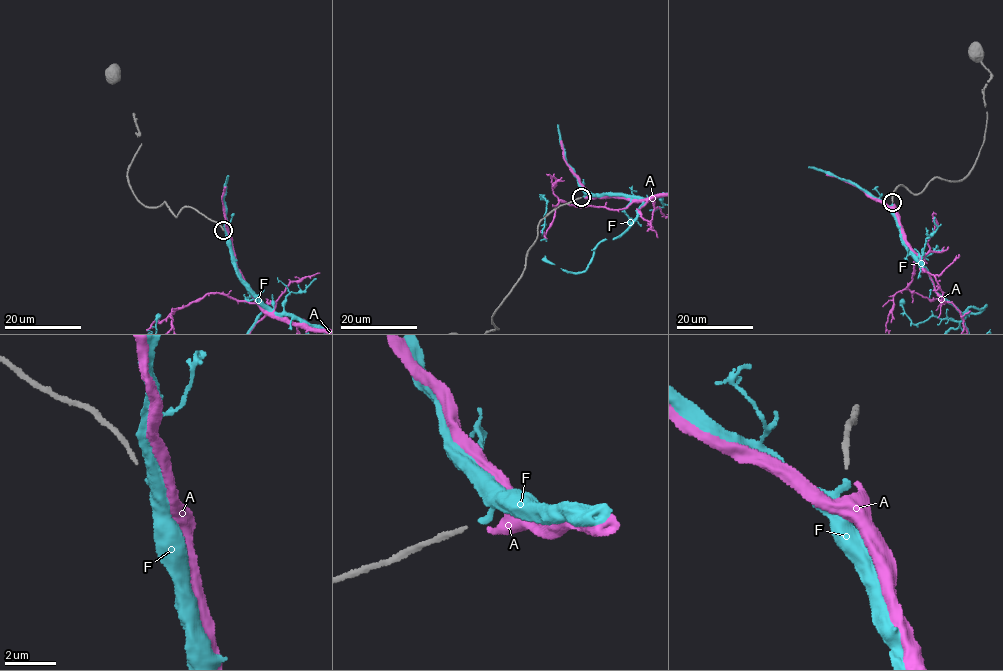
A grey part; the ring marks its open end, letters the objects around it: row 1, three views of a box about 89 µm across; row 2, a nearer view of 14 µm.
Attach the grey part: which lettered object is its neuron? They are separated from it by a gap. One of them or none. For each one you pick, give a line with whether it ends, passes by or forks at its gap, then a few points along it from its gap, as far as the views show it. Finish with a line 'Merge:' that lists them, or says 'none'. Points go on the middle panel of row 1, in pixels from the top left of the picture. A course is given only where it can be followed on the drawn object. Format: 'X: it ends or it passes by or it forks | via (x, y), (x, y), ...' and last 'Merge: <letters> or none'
F: it ends
Merge: F

